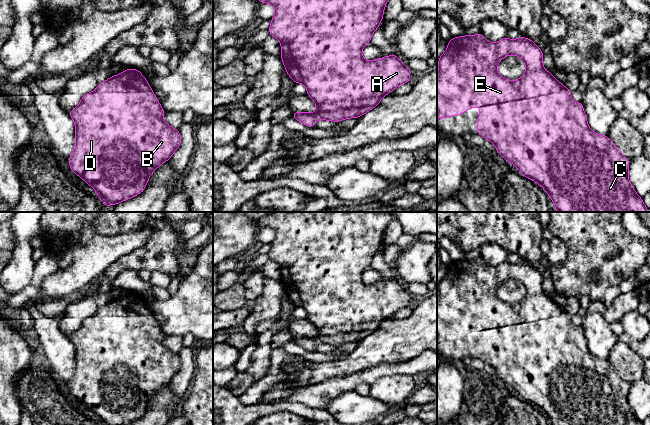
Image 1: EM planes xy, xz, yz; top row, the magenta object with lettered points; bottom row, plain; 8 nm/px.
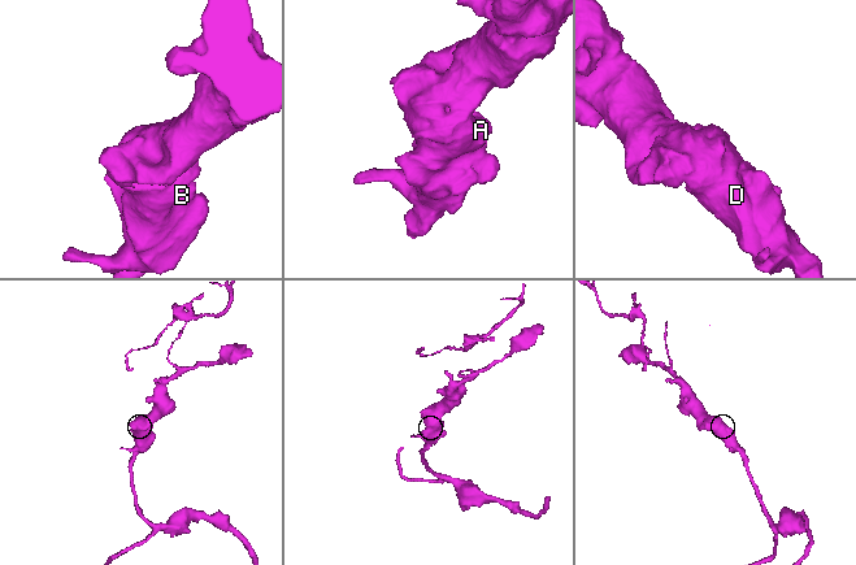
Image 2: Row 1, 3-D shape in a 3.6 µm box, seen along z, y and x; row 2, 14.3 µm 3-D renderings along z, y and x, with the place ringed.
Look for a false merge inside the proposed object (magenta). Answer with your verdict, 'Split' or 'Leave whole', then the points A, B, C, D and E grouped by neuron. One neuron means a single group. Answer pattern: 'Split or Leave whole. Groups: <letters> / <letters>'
Leave whole. Groups: A B C D E

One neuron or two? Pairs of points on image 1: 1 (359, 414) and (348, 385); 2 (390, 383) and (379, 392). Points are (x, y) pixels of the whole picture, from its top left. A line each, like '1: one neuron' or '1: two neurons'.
1: two neurons
2: one neuron

